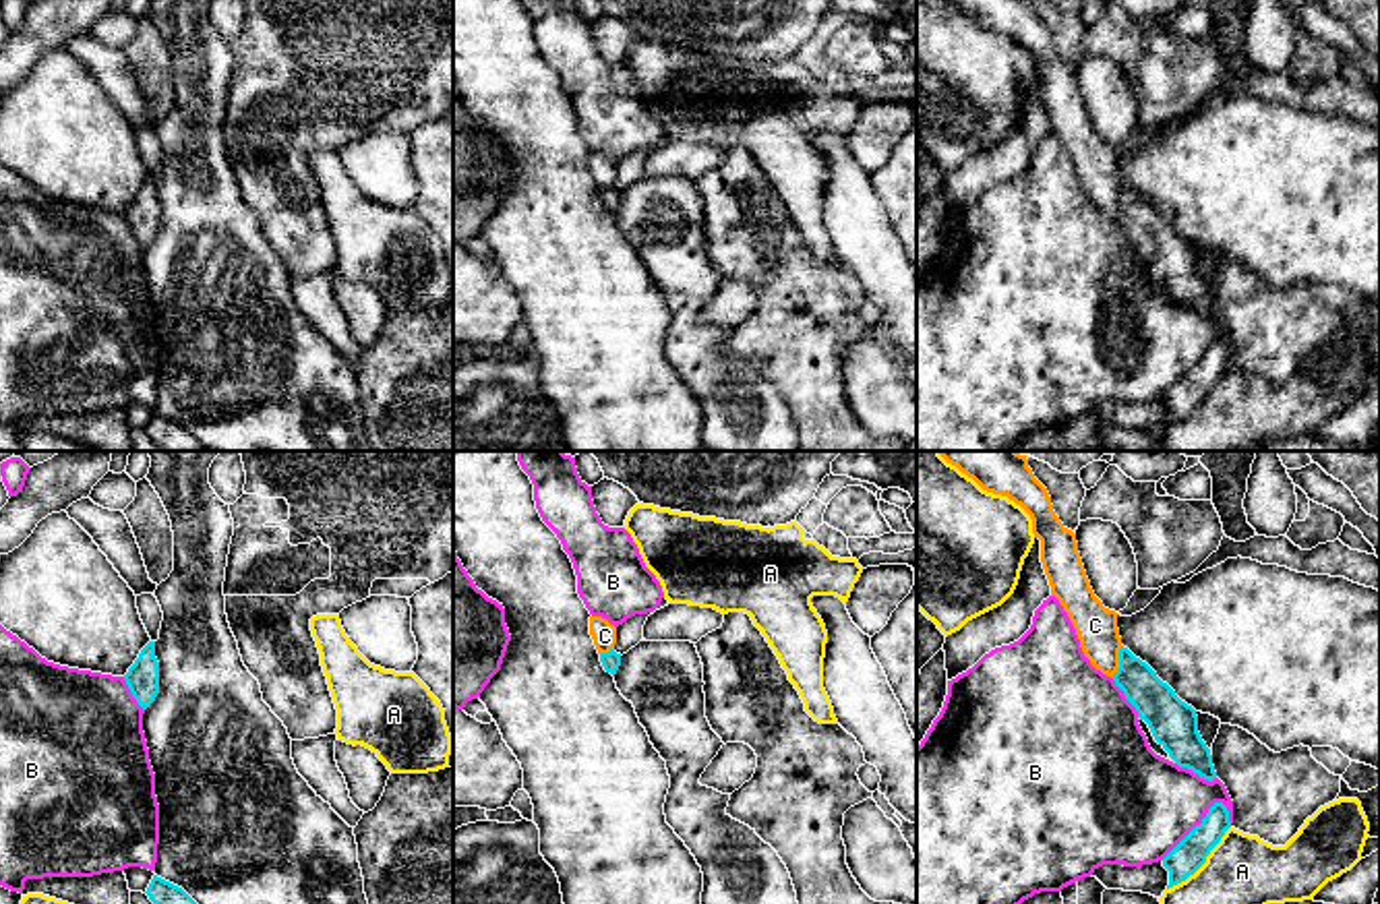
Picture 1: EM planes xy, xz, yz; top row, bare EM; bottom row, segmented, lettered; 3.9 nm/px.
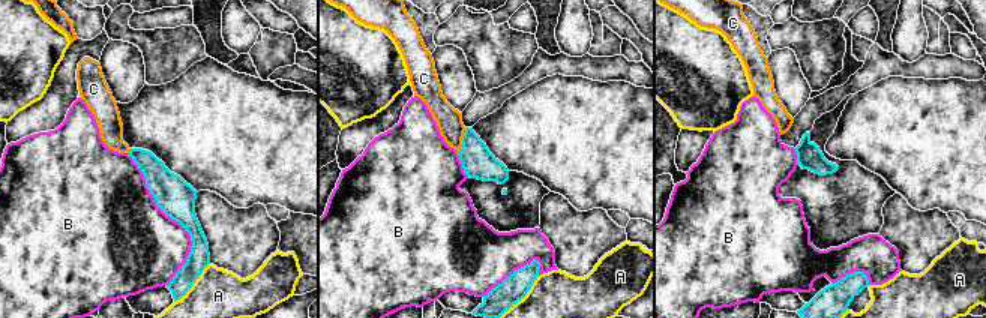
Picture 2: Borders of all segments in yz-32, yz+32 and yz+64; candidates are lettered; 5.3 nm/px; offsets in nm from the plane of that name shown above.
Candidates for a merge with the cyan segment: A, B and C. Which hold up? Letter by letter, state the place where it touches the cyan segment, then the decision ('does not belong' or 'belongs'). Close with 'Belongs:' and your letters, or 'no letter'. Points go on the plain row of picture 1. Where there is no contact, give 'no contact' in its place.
A: contact yz (1203, 400); does not belong
B: contact yz (1196, 363); does not belong
C: contact yz (1120, 199); belongs
Belongs: C

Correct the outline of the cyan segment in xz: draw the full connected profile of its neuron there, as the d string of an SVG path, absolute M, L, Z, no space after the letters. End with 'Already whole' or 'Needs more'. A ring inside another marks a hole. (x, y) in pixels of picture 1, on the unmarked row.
M590 153L590 172L600 190L604 207L614 213L621 203L621 190L614 188L617 163L602 153Z. Needs more

